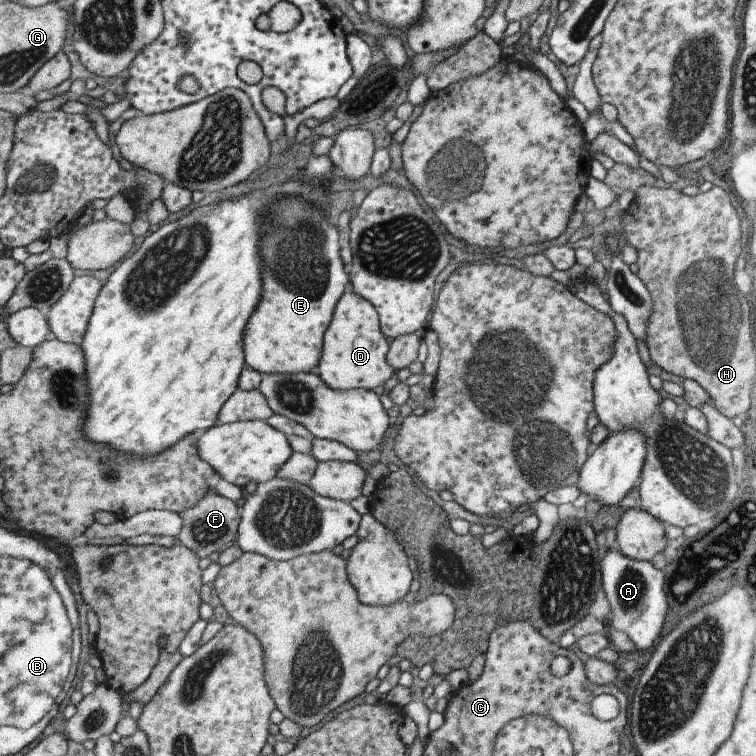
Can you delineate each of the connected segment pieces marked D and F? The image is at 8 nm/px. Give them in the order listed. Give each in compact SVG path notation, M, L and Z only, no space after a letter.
M343 293L323 333L321 356L315 373L333 390L373 390L383 382L387 386L394 381L395 371L385 362L388 350L387 340L379 330L379 321L375 309L355 293Z
M213 484L207 488L203 498L183 512L175 512L175 516L181 518L181 528L176 539L177 544L191 550L198 559L205 558L213 552L220 553L229 546L229 542L236 536L236 528L239 520L239 510L236 502L217 496L213 492Z

